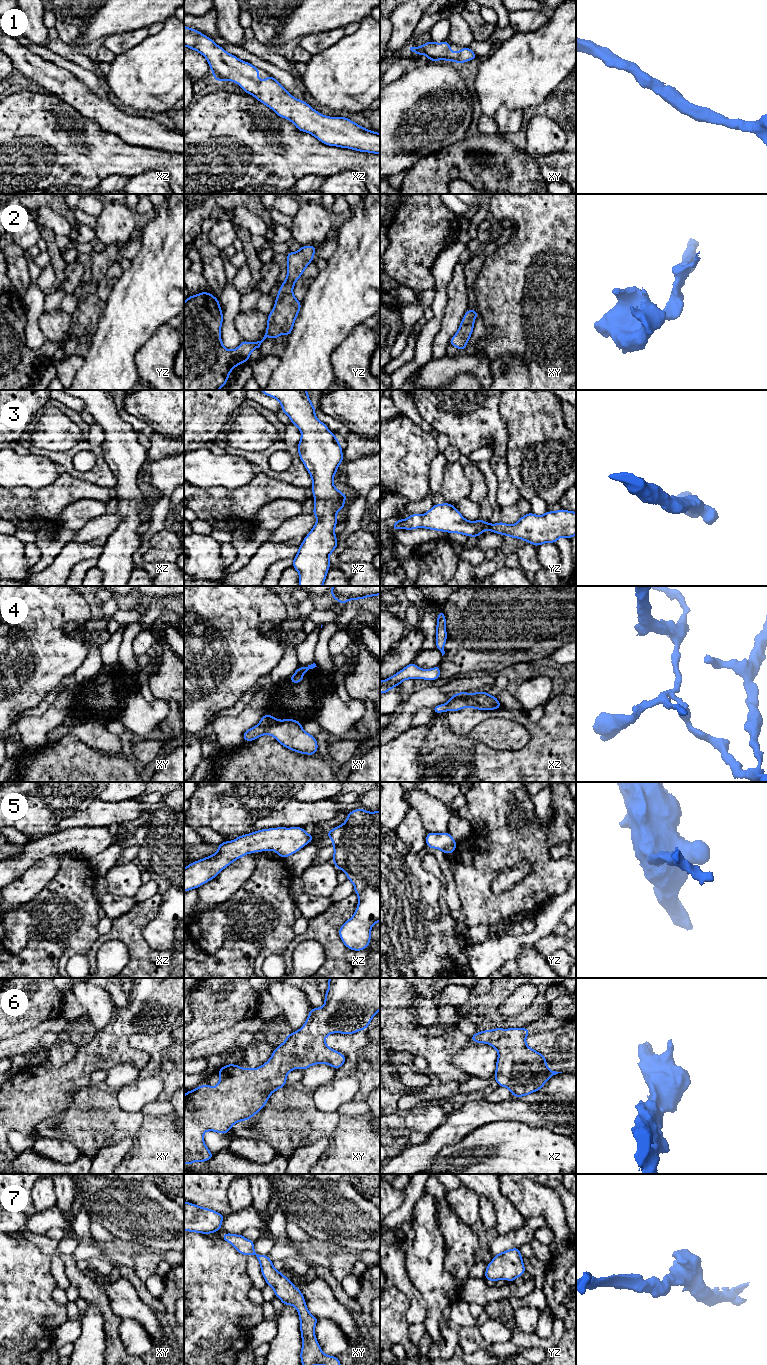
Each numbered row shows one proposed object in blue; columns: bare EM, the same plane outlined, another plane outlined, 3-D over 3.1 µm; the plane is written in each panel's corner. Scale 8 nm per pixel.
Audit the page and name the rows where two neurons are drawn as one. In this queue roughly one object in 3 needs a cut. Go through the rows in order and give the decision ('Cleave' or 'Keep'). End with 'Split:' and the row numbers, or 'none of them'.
1: Keep
2: Keep
3: Keep
4: Cleave
5: Keep
6: Keep
7: Keep
Split: 4

